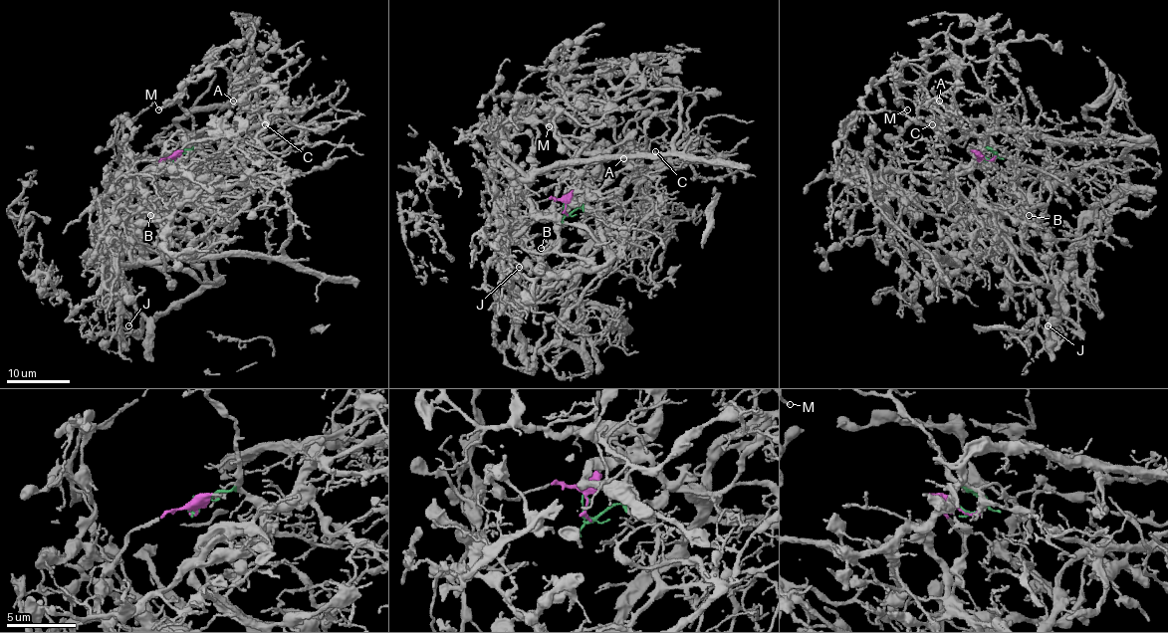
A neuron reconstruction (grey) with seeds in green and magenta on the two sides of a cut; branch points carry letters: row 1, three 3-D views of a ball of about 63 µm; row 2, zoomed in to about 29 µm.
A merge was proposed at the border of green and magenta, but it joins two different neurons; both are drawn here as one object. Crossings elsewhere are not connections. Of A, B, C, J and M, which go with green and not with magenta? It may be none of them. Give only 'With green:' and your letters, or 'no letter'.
With green: A, C, M

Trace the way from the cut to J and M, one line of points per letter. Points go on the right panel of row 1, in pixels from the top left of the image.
J: (992, 158), (979, 158), (985, 181), (977, 190), (974, 249), (990, 227), (1048, 325)
M: (992, 158), (993, 152), (952, 106), (931, 102), (910, 83), (902, 84), (898, 92), (898, 102), (907, 109)

